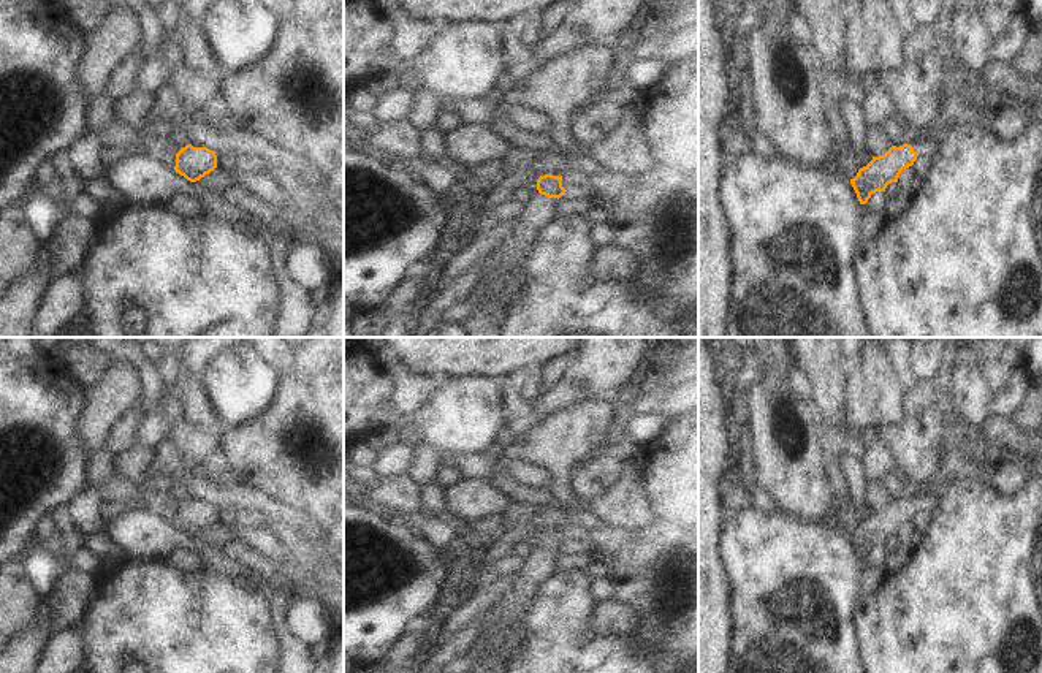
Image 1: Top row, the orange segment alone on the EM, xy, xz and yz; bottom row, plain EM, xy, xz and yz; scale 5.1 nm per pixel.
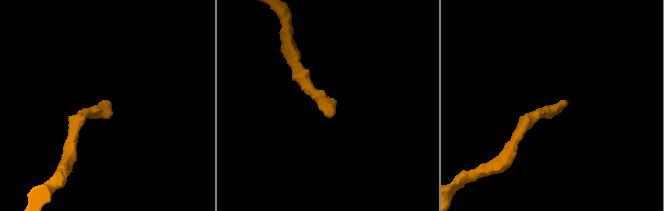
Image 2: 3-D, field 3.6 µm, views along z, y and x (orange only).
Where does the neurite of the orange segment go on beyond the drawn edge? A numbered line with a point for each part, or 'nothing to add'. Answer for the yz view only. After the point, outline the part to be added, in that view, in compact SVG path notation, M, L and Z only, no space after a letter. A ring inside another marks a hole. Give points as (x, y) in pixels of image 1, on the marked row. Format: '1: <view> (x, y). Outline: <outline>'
1: yz (925, 148). Outline: M923 135L918 141L911 143L911 146L917 152L917 158L920 158L920 157L931 158L934 155L934 152L937 150L939 143L941 143L941 135L933 139L928 139Z

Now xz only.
1: xz (499, 290). Outline: M537 193L518 207L515 226L494 253L494 263L500 271L485 282L480 307L462 321L467 337L499 337L504 315L516 295L515 287L523 279L519 263L524 252L535 233L556 215L557 203L557 198Z

